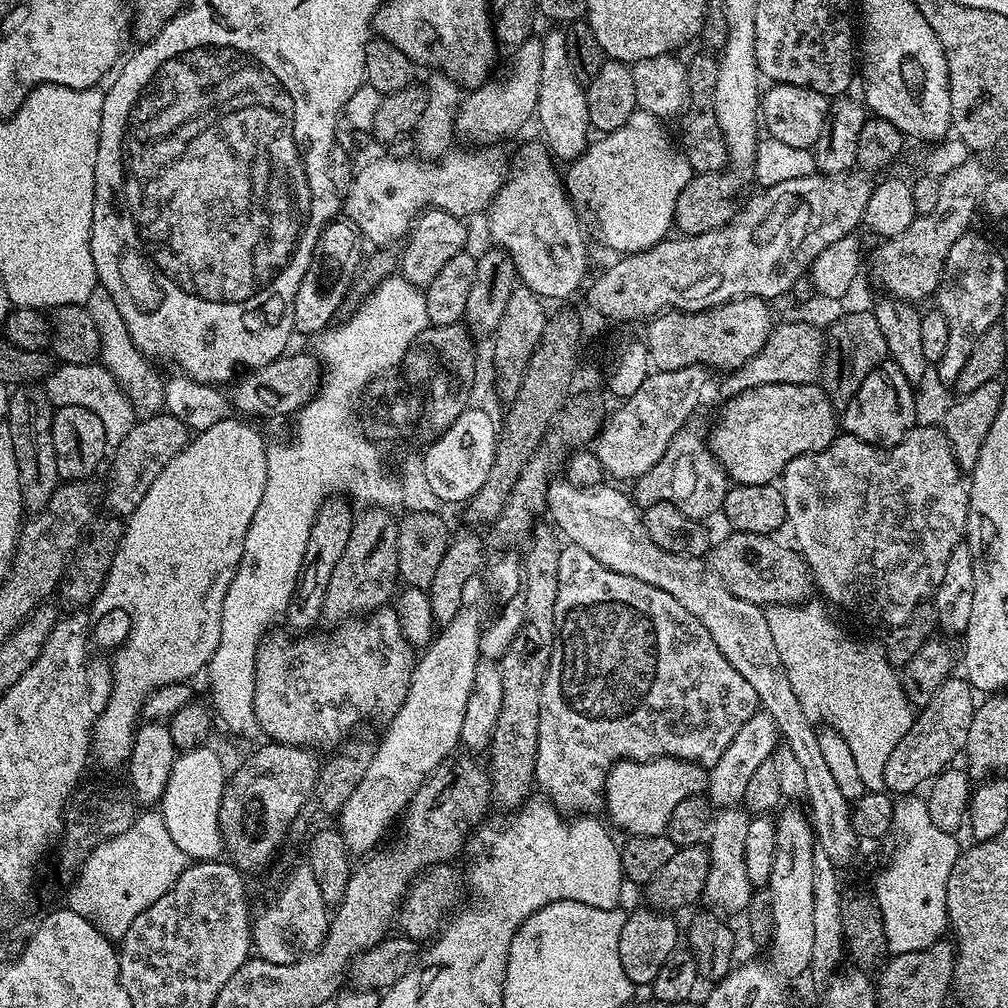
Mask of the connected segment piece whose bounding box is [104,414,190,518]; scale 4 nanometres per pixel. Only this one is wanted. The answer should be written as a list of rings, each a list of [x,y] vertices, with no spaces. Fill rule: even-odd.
[[[169,414],[145,417],[134,425],[130,434],[114,448],[114,455],[111,457],[112,473],[108,476],[108,493],[104,496],[108,503],[107,511],[120,518],[131,516],[138,502],[146,498],[146,490],[154,486],[154,478],[162,474],[165,466],[188,445],[189,439],[190,429]]]

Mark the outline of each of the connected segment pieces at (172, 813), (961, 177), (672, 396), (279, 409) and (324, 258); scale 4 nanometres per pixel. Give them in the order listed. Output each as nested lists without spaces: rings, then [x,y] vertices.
[[[195,748],[177,755],[160,803],[161,816],[175,845],[189,859],[198,862],[217,859],[224,849],[224,839],[218,826],[218,808],[228,772],[226,768],[224,770],[221,758],[211,748]]]
[[[969,158],[962,166],[950,170],[950,174],[939,177],[940,197],[936,211],[925,216],[917,216],[916,221],[906,231],[881,243],[884,245],[877,250],[876,257],[872,260],[872,272],[876,275],[877,282],[888,291],[885,293],[889,297],[917,302],[916,300],[924,300],[927,296],[929,299],[935,293],[937,286],[940,285],[946,254],[950,254],[950,246],[954,246],[954,242],[958,242],[958,238],[962,238],[965,232],[973,227],[972,219],[976,216],[976,208],[978,212],[981,207],[983,191],[986,190],[990,179],[990,173],[976,160],[979,159]]]
[[[698,364],[686,366],[682,370],[649,371],[642,386],[620,404],[621,408],[613,414],[612,421],[609,424],[607,421],[598,433],[594,451],[605,473],[611,479],[613,476],[616,480],[628,480],[627,482],[635,482],[642,474],[646,474],[646,470],[650,470],[650,466],[654,466],[654,462],[658,462],[658,458],[666,454],[670,438],[674,438],[674,434],[678,434],[687,425],[684,423],[691,418],[692,411],[700,404],[700,391],[703,390],[708,376],[710,376],[709,369]]]
[[[293,351],[291,354],[285,354],[278,357],[274,362],[270,362],[261,368],[254,368],[245,371],[243,374],[235,377],[234,383],[230,388],[230,399],[232,406],[237,413],[246,418],[256,418],[252,416],[288,416],[300,411],[304,405],[312,401],[312,397],[316,395],[322,379],[322,365],[315,355],[304,352]]]
[[[337,218],[325,226],[324,233],[318,238],[318,242],[314,246],[314,254],[310,258],[310,266],[306,270],[306,274],[298,286],[298,294],[294,298],[294,322],[292,327],[299,335],[301,332],[304,336],[313,335],[312,337],[315,337],[325,331],[337,319],[337,317],[335,318],[336,311],[343,306],[344,299],[349,299],[352,282],[356,279],[358,269],[362,264],[362,256],[360,260],[360,244],[362,245],[360,233],[356,231],[356,227],[347,219]]]

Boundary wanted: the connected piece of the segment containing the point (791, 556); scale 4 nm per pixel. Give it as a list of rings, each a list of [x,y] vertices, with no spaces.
[[[745,532],[727,533],[725,540],[711,545],[706,563],[738,598],[761,606],[769,604],[802,604],[813,595],[814,581],[808,571],[808,564],[795,547],[787,548],[776,541],[775,535],[746,534]]]

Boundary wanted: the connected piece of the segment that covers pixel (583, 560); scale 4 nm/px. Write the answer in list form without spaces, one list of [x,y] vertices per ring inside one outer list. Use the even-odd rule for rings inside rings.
[[[569,543],[567,546],[560,548],[560,557],[558,558],[558,598],[554,602],[554,626],[556,627],[556,641],[552,644],[552,653],[550,654],[550,666],[546,670],[546,678],[542,686],[542,698],[540,699],[540,717],[538,718],[538,750],[536,751],[536,778],[535,783],[541,788],[543,795],[550,799],[550,803],[555,808],[560,809],[561,813],[569,814],[596,814],[604,808],[604,783],[608,777],[608,770],[613,764],[617,764],[620,760],[660,760],[665,754],[671,753],[675,760],[687,760],[693,764],[701,766],[710,766],[714,762],[718,762],[718,758],[722,758],[722,754],[726,750],[726,746],[730,746],[730,742],[734,738],[734,734],[738,734],[738,730],[742,730],[744,724],[749,723],[753,719],[752,716],[758,712],[758,701],[754,694],[754,686],[750,686],[750,682],[746,682],[746,678],[742,678],[742,674],[738,674],[738,670],[734,670],[734,666],[730,666],[730,662],[726,662],[726,658],[722,658],[722,650],[718,650],[718,646],[714,646],[714,638],[710,638],[710,634],[700,625],[698,618],[694,618],[686,609],[684,609],[678,601],[671,598],[661,598],[656,594],[648,594],[641,604],[632,604],[627,608],[627,604],[636,596],[638,585],[634,578],[618,574],[614,570],[610,570],[606,566],[602,566],[594,558],[590,558],[590,554],[586,554],[586,550],[579,548],[577,544]],[[629,620],[630,623],[636,624],[636,633],[633,634],[632,648],[628,648],[628,644],[624,641],[624,623]]]

